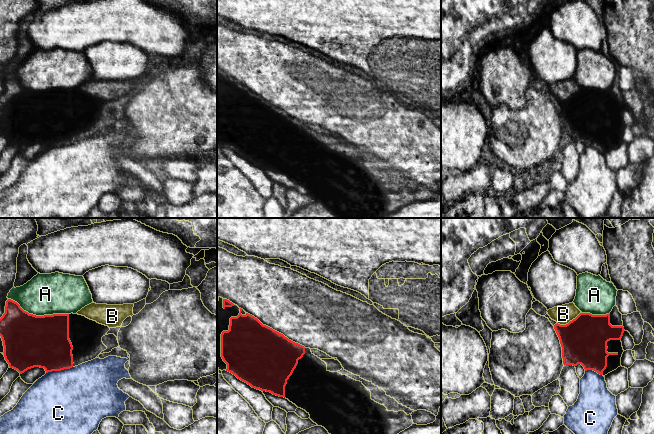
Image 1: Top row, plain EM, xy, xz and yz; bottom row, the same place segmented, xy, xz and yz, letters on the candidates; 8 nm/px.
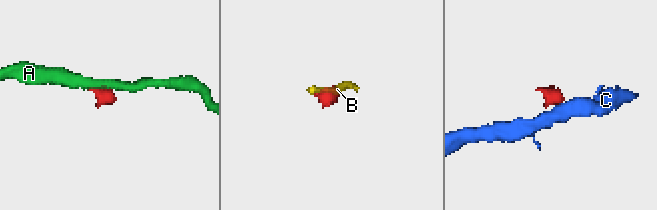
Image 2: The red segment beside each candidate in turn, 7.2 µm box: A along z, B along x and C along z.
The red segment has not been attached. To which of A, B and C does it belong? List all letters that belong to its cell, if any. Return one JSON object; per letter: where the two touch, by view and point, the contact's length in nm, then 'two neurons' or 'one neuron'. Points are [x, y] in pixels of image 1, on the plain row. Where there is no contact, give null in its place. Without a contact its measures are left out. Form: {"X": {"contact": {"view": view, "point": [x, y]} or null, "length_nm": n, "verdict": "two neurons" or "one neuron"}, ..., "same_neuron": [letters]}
{"A": {"contact": {"view": "xy", "point": [38, 92]}, "length_nm": 500, "verdict": "two neurons"}, "B": {"contact": {"view": "yz", "point": [570, 97]}, "length_nm": 220, "verdict": "two neurons"}, "C": {"contact": {"view": "xy", "point": [59, 146]}, "length_nm": 220, "verdict": "two neurons"}, "same_neuron": []}

